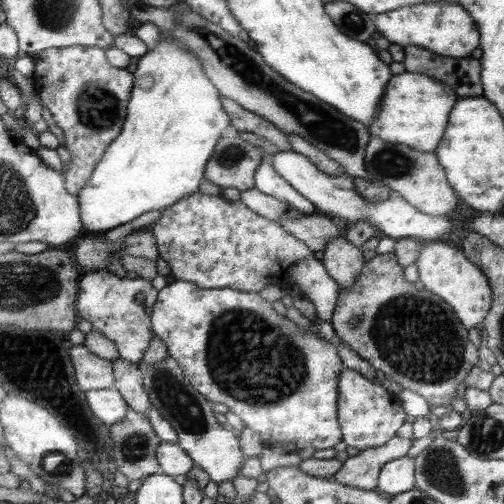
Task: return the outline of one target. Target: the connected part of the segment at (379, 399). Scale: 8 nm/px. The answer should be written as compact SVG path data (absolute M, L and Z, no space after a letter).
M343 366L341 378L337 382L337 392L339 392L339 396L337 396L337 420L341 424L343 442L347 446L357 448L359 452L385 446L395 436L399 426L403 424L405 412L401 408L401 400L397 396L387 394L387 390L381 388L381 384L377 380L371 382L365 376L357 374L355 370L349 370Z

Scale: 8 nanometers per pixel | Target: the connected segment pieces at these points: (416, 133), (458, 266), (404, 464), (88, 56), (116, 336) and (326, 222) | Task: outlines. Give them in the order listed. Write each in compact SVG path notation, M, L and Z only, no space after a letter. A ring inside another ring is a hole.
M411 72L395 74L385 88L385 94L381 98L381 108L373 116L369 134L373 138L381 138L391 144L405 144L413 150L433 154L445 136L445 130L449 126L449 114L457 104L457 98L459 96L451 86L431 76L411 74Z
M425 242L419 250L415 266L425 290L437 294L443 302L447 302L455 310L457 320L461 320L461 326L465 326L465 330L475 332L475 328L485 322L493 304L493 290L481 268L471 264L461 250L455 250L441 242Z
M407 456L389 462L379 474L377 490L381 494L389 494L393 498L397 494L407 494L413 488L415 488L415 460Z
M97 46L45 50L37 56L33 78L37 82L35 92L41 96L45 108L53 112L57 126L65 132L65 146L73 156L73 164L65 170L67 192L77 196L89 184L89 178L93 178L97 162L123 130L135 78L133 74L109 64L107 50Z
M107 270L91 272L81 278L81 294L77 298L75 308L77 308L77 316L83 322L91 324L93 330L101 332L105 338L115 342L121 360L137 364L143 358L143 354L153 338L151 312L157 302L157 294L159 292L155 292L151 288L151 282L147 282L143 278L135 278L135 280L117 278L117 276L109 274ZM137 294L143 296L141 302L135 300Z
M315 214L315 216L297 216L293 220L279 220L277 222L287 234L291 234L291 238L295 238L297 242L305 244L305 248L309 248L311 252L323 252L325 246L339 236L335 224L331 222L331 218Z

